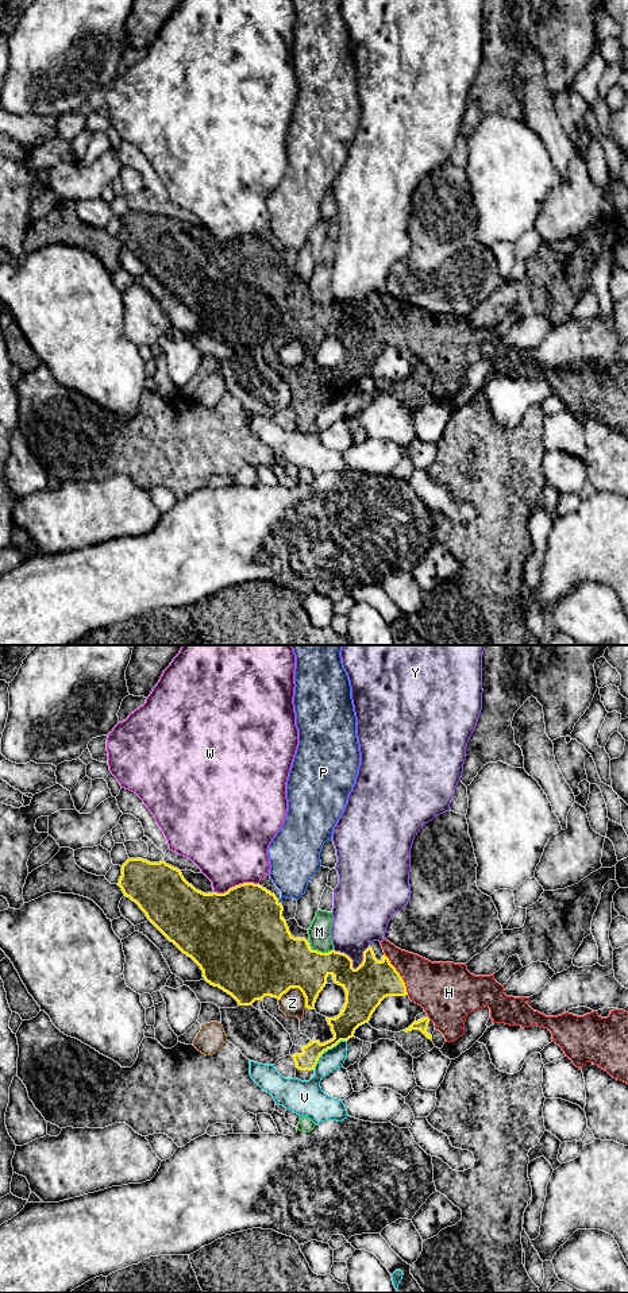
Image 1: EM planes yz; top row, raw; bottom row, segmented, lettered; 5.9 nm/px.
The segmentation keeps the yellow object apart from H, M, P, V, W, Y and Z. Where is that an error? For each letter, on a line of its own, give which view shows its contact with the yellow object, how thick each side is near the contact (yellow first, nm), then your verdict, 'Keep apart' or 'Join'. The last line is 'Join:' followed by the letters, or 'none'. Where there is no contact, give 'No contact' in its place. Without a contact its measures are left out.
H: Touches yellow in yz. Thickness 240 nm (yellow) against 300 nm. Join
M: Touches yellow in yz. Thickness 340 nm (yellow) against 130 nm. Keep apart
P: Touches yellow in yz. Thickness 480 nm (yellow) against 260 nm. Keep apart
V: Touches yellow in yz. Thickness 150 nm (yellow) against 120 nm. Keep apart
W: Touches yellow in yz. Thickness 460 nm (yellow) against 460 nm. Keep apart
Y: Touches yellow in yz. Thickness 240 nm (yellow) against 280 nm. Keep apart
Z: Touches yellow in yz. Thickness 440 nm (yellow) against 150 nm. Keep apart
Join: H

